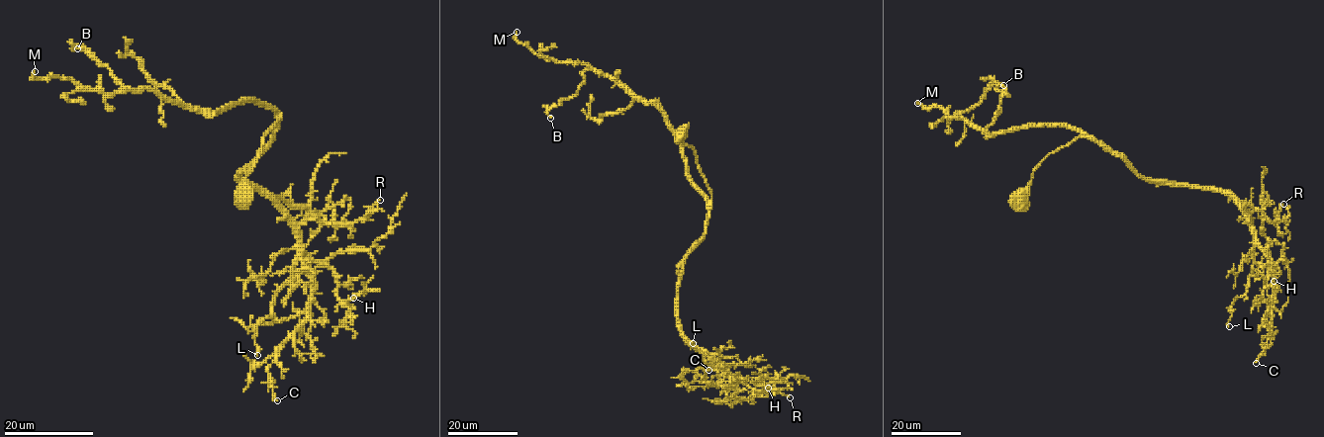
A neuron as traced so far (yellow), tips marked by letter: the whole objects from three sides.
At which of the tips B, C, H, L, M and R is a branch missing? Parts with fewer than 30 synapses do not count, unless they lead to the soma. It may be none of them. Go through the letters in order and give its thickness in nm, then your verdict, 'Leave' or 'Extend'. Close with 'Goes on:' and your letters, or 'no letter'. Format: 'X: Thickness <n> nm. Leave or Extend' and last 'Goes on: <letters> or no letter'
B: Thickness 260 nm. Leave
C: Thickness 240 nm. Leave
H: Thickness 100 nm. Leave
L: Thickness 240 nm. Leave
M: Thickness 220 nm. Leave
R: Thickness 190 nm. Leave
Goes on: no letter

